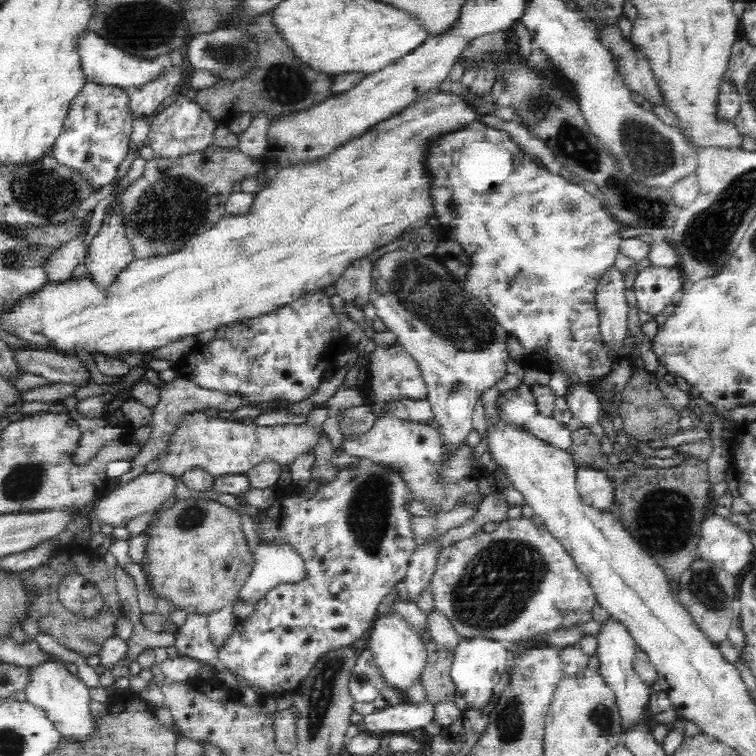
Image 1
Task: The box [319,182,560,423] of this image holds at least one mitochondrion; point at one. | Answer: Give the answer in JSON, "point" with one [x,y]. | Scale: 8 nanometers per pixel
{"point":[464,327]}

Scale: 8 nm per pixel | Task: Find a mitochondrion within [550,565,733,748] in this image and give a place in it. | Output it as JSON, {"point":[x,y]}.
{"point":[599,715]}

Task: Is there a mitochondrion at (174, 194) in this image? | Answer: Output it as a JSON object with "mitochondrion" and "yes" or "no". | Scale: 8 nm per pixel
{"mitochondrion":"yes"}

